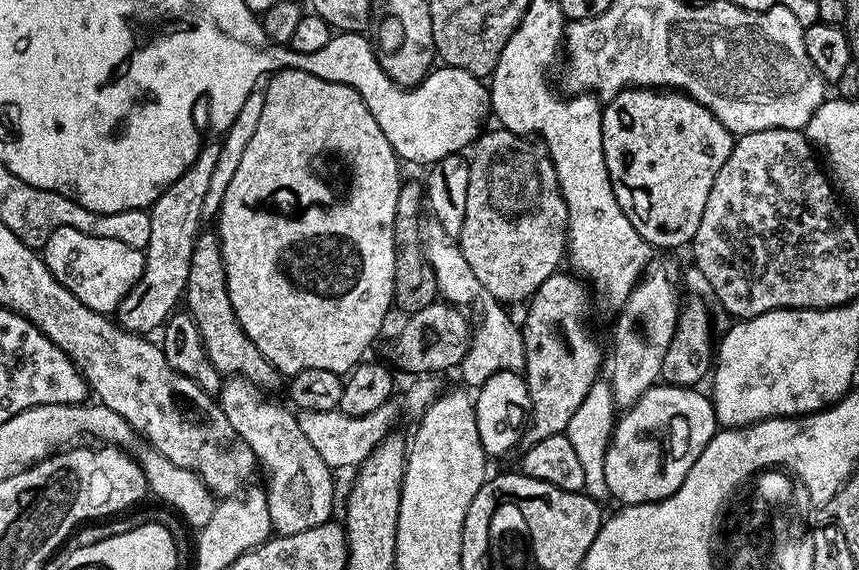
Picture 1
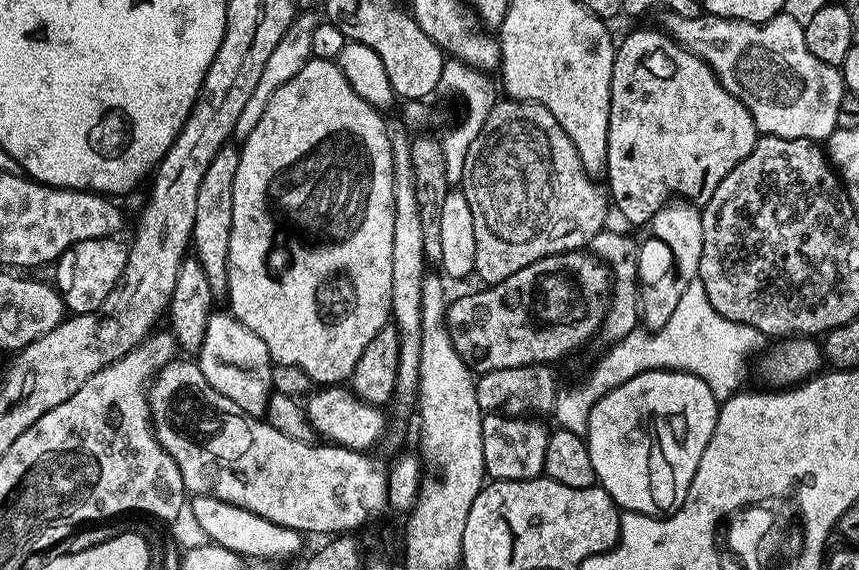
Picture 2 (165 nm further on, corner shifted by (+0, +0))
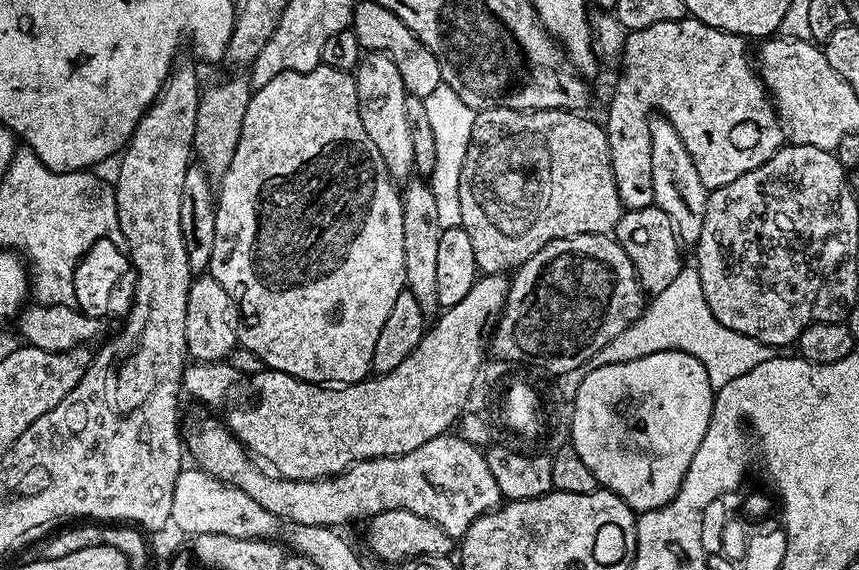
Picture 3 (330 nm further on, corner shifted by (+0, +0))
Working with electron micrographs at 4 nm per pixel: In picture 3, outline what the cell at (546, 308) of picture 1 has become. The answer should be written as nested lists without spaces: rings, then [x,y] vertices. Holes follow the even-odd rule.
[[[655,204],[645,208],[629,208],[620,217],[614,229],[614,239],[620,243],[622,250],[634,262],[636,276],[640,280],[640,287],[649,297],[662,294],[674,278],[686,266],[686,260],[680,253],[682,241],[676,234],[676,225],[670,218],[666,218],[666,210],[657,208]]]

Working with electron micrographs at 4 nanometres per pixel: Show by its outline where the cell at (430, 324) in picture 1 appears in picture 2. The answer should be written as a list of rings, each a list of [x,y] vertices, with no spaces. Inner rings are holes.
[[[587,250],[559,252],[530,266],[522,266],[518,274],[510,274],[497,284],[481,287],[481,292],[460,296],[448,305],[448,333],[454,350],[473,373],[493,372],[507,368],[524,368],[528,364],[555,365],[555,360],[576,352],[588,339],[599,333],[606,318],[608,300],[612,296],[612,273],[604,261]]]

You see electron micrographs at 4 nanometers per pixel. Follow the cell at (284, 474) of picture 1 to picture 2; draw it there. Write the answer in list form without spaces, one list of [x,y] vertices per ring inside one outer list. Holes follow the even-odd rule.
[[[213,311],[206,322],[206,338],[198,353],[198,363],[206,382],[234,402],[248,416],[257,418],[267,413],[268,399],[273,391],[271,370],[273,359],[266,350],[266,342],[237,320],[231,311]]]

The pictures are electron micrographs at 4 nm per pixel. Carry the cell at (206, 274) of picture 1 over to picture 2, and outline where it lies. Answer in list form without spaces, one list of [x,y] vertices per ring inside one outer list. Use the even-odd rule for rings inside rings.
[[[235,143],[225,144],[218,154],[214,154],[202,183],[198,185],[198,207],[194,210],[194,230],[191,247],[194,259],[206,270],[213,297],[228,295],[228,255],[230,254],[230,230],[234,226],[234,174],[238,174],[240,148]]]

